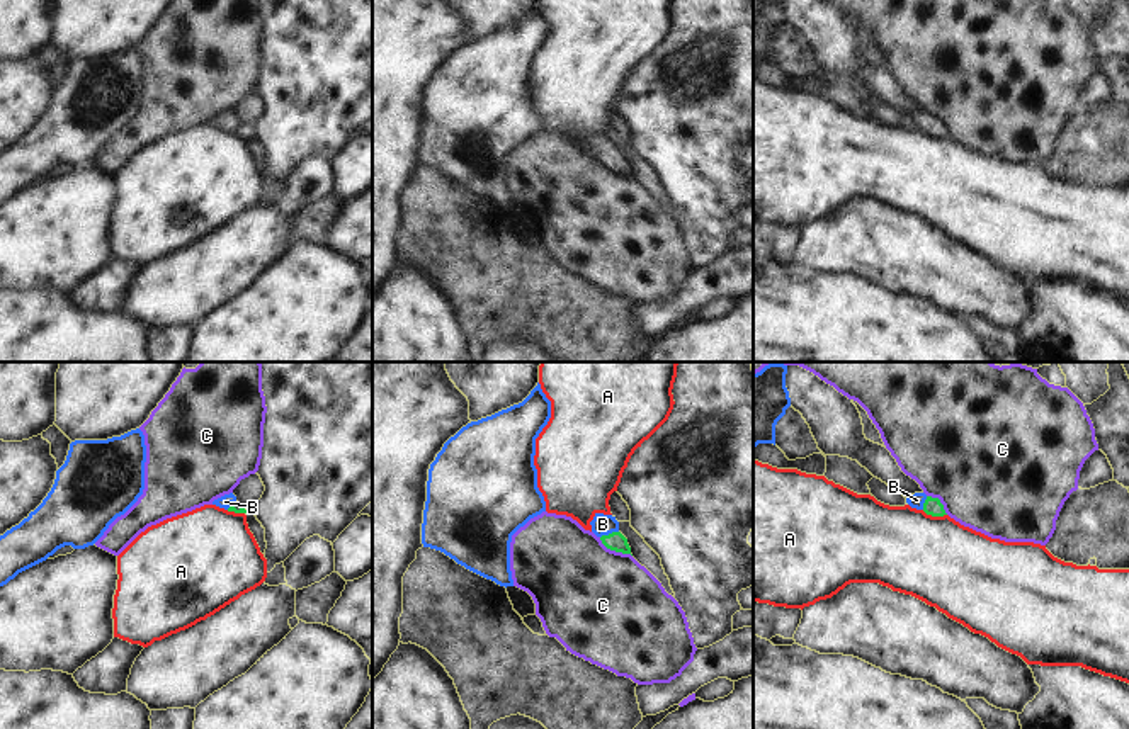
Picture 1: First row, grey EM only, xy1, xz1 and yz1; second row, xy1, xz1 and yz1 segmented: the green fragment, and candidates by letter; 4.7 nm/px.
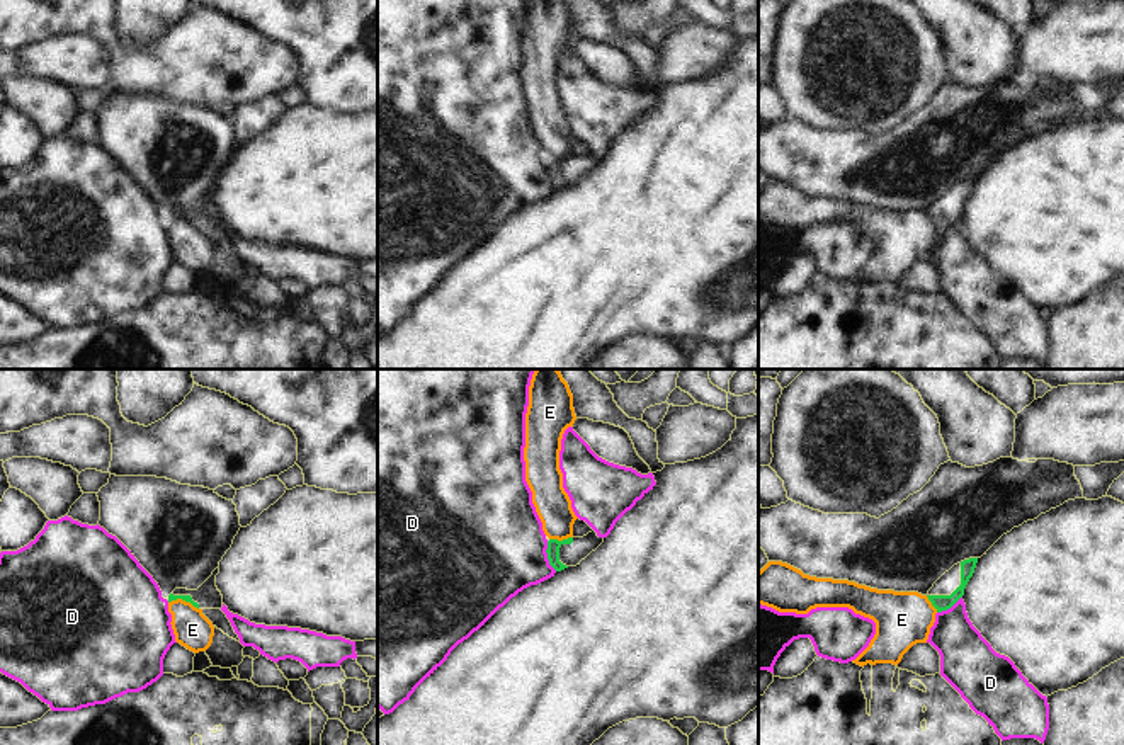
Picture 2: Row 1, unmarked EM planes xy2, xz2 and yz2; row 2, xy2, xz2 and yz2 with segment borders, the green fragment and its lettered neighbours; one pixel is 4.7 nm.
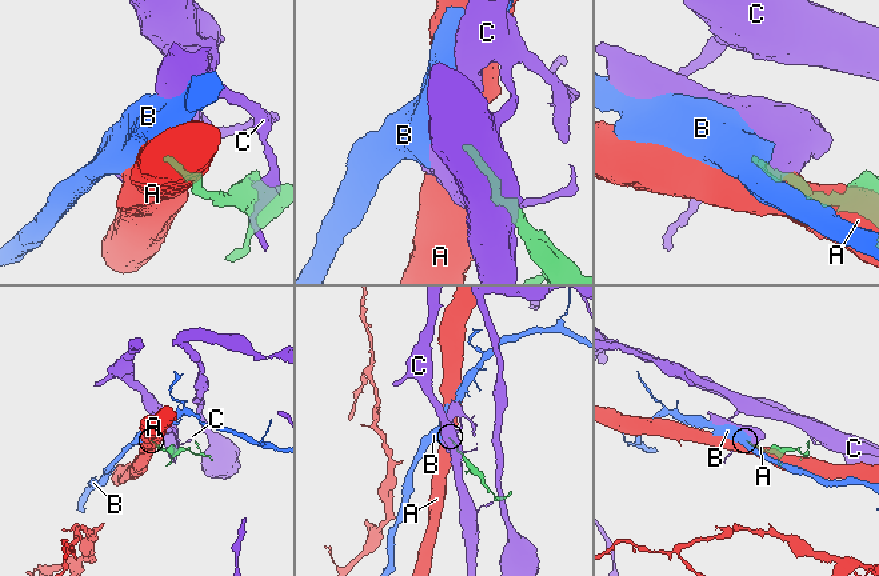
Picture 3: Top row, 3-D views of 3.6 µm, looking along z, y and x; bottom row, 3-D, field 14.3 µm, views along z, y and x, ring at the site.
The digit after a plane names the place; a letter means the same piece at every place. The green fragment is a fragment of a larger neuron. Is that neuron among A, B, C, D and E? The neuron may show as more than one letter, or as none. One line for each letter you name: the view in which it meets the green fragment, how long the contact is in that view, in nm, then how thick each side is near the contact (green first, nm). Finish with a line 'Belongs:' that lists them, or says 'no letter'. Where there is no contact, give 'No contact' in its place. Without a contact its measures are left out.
B: Touches green in xz1. Shared border 90 nm. Thickness 90 nm (green) against 100 nm
Belongs: B

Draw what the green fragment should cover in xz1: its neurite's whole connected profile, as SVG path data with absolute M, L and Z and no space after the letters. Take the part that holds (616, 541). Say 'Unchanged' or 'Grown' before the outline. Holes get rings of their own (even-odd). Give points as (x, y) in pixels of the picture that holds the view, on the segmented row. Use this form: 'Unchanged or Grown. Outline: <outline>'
Grown. Outline: M595 513L590 522L592 532L602 540L602 544L616 552L631 554L627 539L619 532L619 522L612 515Z

